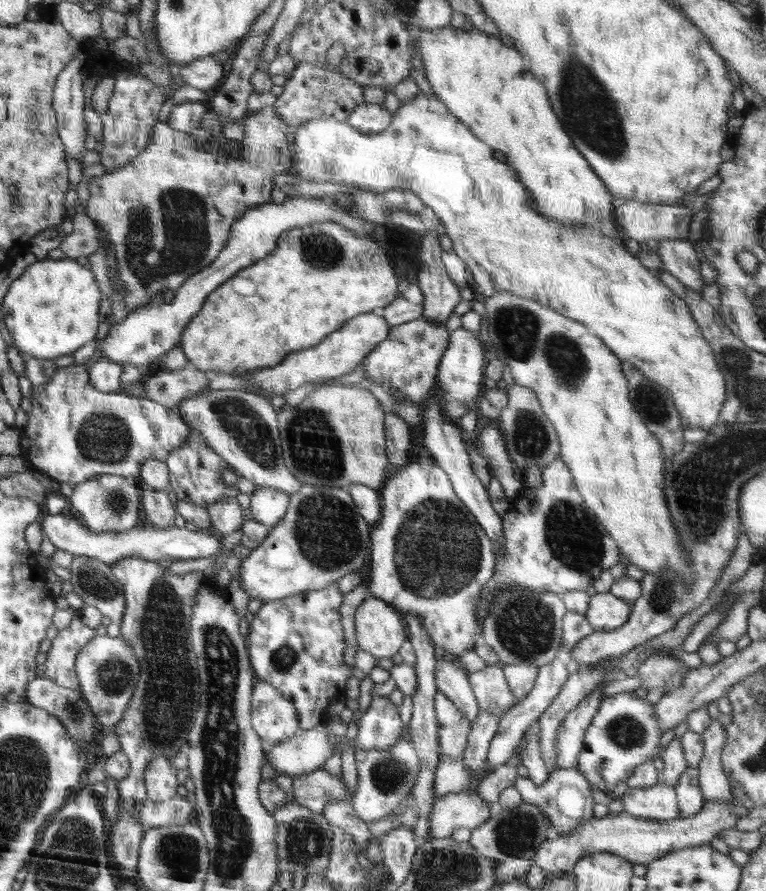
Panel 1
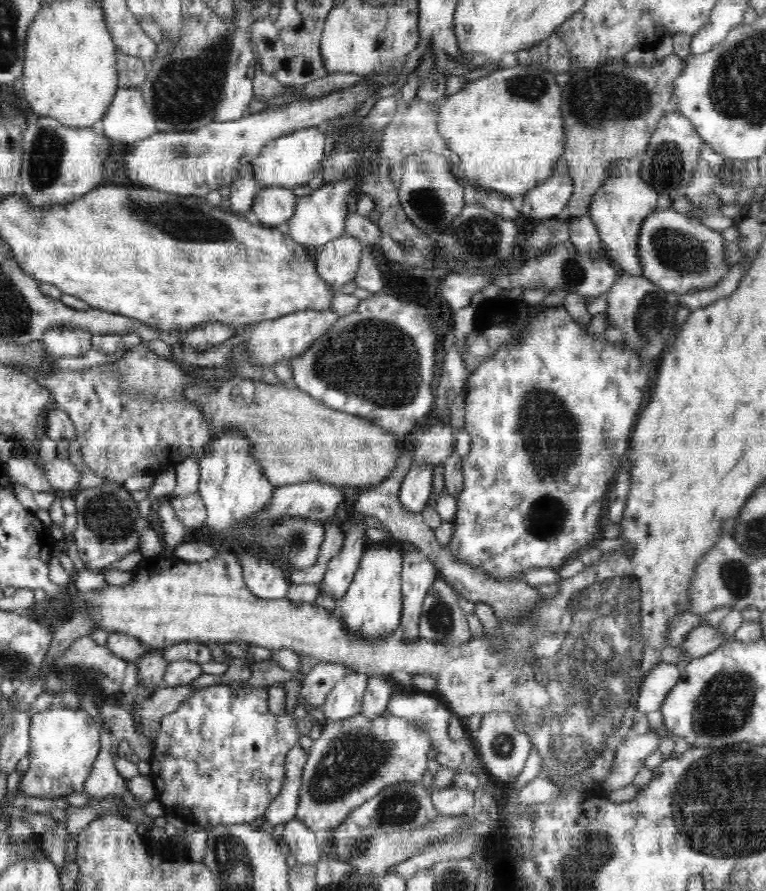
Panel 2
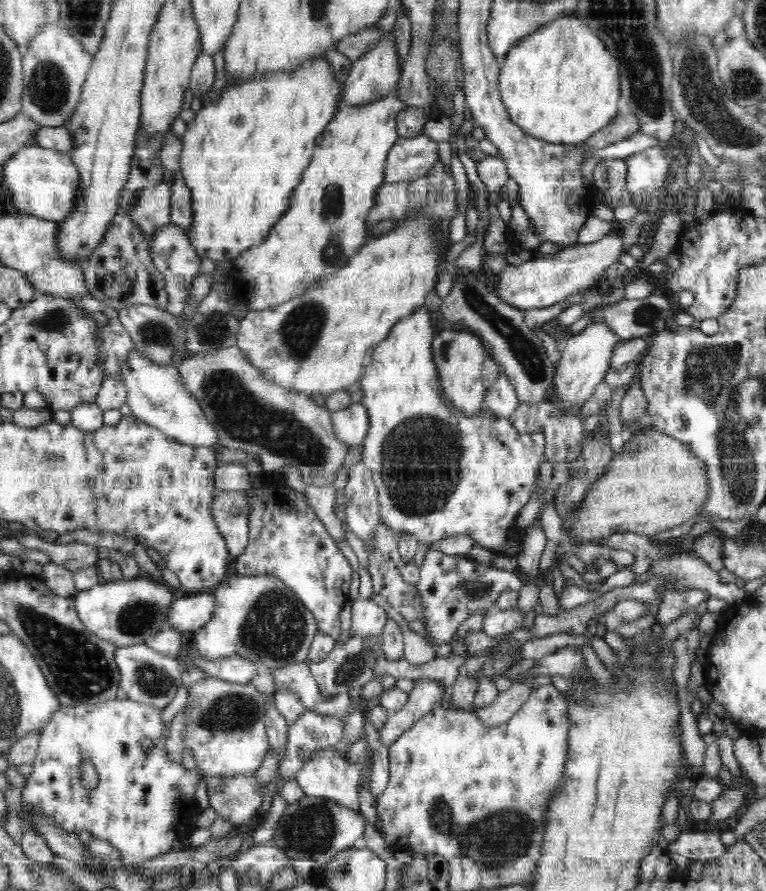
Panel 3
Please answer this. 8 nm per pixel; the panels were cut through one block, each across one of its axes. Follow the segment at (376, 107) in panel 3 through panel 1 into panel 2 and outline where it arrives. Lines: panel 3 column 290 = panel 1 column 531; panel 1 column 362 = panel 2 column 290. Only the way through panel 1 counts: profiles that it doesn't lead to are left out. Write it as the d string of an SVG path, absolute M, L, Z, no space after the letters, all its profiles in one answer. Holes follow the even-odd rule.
M322 128L302 129L271 140L262 152L252 160L251 167L260 188L279 186L286 188L300 187L310 180L317 164L324 158L325 130Z

